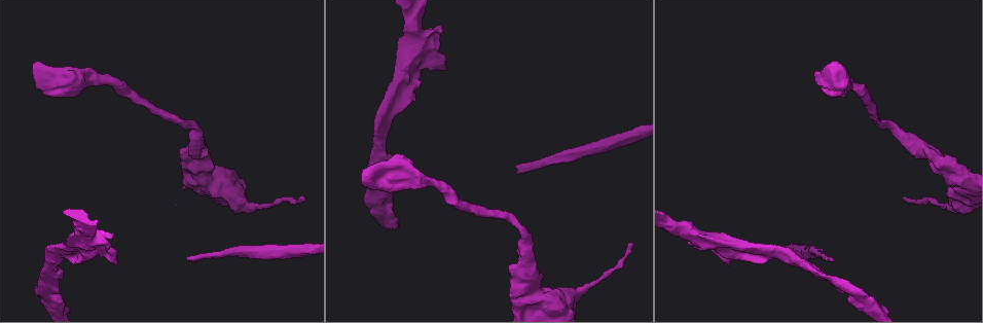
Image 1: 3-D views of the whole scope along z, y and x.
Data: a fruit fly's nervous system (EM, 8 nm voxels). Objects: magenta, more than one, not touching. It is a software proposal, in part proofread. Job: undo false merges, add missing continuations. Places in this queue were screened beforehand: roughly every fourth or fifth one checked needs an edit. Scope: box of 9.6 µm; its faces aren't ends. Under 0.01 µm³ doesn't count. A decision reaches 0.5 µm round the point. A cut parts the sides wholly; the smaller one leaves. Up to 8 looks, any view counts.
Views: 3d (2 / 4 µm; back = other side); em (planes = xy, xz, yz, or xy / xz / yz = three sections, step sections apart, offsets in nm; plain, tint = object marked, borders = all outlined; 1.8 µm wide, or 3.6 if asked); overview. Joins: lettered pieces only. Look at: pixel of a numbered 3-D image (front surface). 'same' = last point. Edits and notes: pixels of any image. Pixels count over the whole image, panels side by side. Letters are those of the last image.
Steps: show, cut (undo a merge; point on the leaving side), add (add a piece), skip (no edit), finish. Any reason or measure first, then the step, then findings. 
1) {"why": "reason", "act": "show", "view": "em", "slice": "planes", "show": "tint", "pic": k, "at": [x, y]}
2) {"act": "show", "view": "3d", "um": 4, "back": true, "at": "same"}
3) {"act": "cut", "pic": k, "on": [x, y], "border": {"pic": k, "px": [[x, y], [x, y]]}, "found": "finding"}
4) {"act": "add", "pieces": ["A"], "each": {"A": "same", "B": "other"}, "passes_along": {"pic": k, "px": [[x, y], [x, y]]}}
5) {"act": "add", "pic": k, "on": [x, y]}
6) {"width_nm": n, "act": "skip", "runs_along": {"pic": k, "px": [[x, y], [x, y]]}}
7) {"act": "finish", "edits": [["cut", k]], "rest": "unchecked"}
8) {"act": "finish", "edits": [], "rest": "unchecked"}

{"why": "abrupt turn", "act": "show", "view": "3d", "um": 4, "pic": 1, "at": [375, 177]}

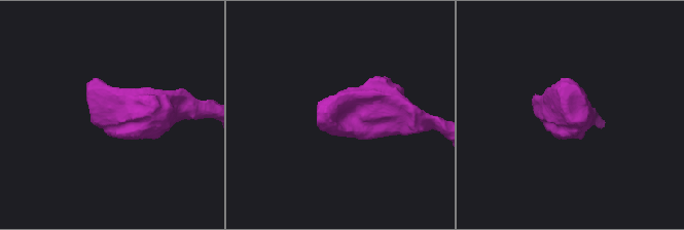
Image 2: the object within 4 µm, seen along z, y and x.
{"act": "show", "view": "em", "slice": "xy", "step": 16, "show": "borders", "pic": 2, "at": [572, 117]}

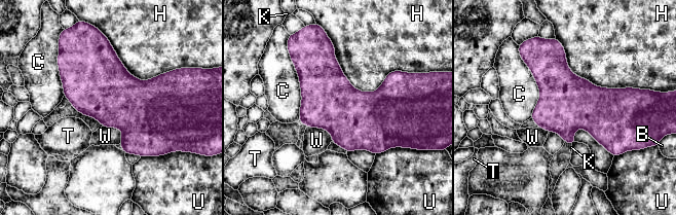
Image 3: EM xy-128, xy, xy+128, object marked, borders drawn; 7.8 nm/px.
{"longest_contact_nm": ["H", 600], "act": "skip", "each": {"B": "other", "C": "other", "H": "other", "K": "other", "T": "other", "U": "other", "W": "other"}, "found": "all the same neuron"}

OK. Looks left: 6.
{"why": "an open end", "act": "show", "view": "3d", "um": 4, "pic": 1, "at": [519, 170]}

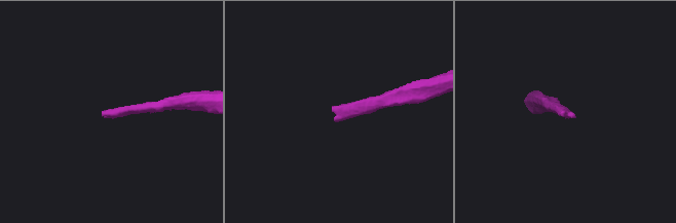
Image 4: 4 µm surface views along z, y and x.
{"act": "show", "view": "em", "slice": "xy", "step": 16, "show": "borders", "pic": 4, "at": [337, 117]}

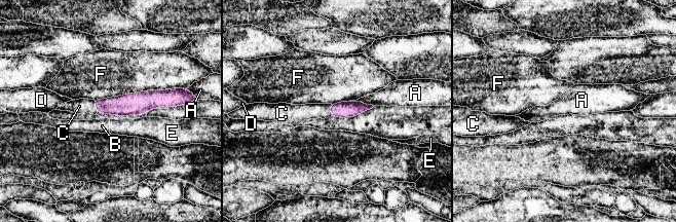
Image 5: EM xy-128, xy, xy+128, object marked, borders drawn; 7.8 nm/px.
{"act": "add", "pieces": ["C"], "each": {"A": "other", "B": "other", "C": "same", "D": "other", "E": "other", "F": "other"}, "passes_along": {"pic": 5, "px": [[124, 105], [95, 106], [82, 106]]}, "found": "it goes on there"}

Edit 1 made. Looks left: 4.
{"why": "sudden change in width", "act": "show", "view": "3d", "um": 4, "pic": 1, "at": [710, 244]}

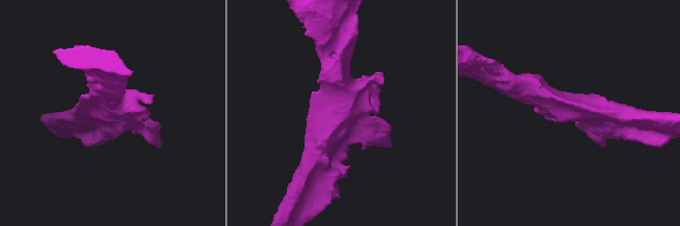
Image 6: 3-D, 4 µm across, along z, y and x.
{"why": "need the tissue", "act": "show", "view": "em", "um": 3.6, "slice": "planes", "show": "borders", "pic": 6, "at": [352, 115]}

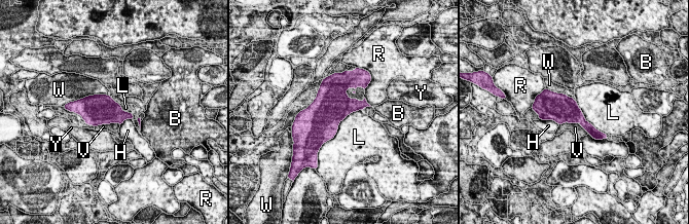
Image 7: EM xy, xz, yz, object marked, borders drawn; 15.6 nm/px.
{"act": "skip", "each": {"B": "other", "H": "other", "L": "other", "R": "other", "V": "other", "W": "other", "Y": "other"}, "border": {"pic": 7, "px": [[361, 109], [349, 113], [325, 142]]}, "found": "all the same neuron"}

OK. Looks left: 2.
{"act": "finish", "edits": [["add", 5]], "rest": "unchecked"}

